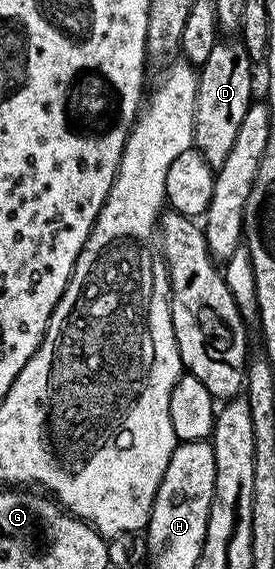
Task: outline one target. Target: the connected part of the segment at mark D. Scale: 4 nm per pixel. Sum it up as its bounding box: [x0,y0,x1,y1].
[193,41,253,168]

